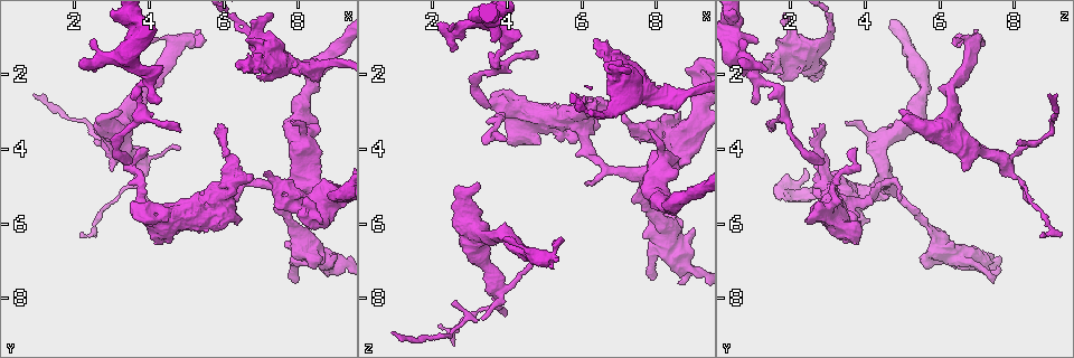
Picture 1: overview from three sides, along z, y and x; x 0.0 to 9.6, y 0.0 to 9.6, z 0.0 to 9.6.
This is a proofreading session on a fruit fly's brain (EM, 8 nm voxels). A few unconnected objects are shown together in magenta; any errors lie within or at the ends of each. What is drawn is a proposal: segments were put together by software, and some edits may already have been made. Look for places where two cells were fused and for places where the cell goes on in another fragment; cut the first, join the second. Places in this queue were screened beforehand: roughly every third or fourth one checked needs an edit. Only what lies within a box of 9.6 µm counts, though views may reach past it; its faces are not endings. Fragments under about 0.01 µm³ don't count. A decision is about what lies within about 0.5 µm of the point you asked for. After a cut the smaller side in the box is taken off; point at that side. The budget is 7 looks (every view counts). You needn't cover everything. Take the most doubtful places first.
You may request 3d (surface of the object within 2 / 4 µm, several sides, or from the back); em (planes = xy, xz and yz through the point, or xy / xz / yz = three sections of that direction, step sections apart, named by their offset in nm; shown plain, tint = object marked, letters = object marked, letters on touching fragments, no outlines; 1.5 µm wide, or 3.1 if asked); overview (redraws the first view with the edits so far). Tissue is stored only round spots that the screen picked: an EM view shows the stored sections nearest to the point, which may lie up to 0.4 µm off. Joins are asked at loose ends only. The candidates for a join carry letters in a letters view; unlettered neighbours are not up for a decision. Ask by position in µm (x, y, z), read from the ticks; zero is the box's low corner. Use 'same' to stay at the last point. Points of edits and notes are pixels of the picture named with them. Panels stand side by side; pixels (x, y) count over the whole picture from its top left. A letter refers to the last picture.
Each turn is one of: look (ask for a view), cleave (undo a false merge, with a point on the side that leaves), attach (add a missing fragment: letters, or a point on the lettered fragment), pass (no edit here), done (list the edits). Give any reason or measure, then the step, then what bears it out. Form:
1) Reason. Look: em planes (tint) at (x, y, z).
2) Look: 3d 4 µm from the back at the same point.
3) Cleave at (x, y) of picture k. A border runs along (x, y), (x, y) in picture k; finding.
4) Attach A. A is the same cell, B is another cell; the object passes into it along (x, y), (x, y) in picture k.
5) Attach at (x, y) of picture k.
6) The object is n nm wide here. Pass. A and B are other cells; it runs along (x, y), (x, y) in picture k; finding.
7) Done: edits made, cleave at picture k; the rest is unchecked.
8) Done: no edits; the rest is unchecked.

Branch stops here. Look: 3d 4 µm at (5.85, 3.30, 2.95).

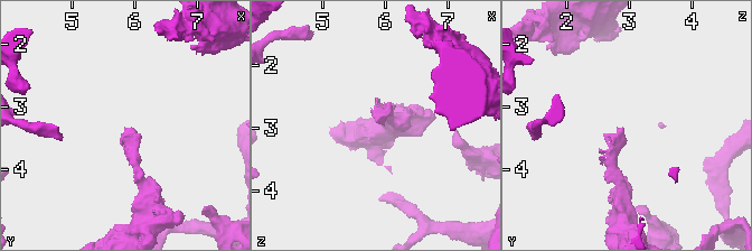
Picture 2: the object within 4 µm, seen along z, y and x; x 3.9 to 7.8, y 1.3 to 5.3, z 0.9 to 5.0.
Look: em planes (plain) at (5.85, 3.35, 2.95).

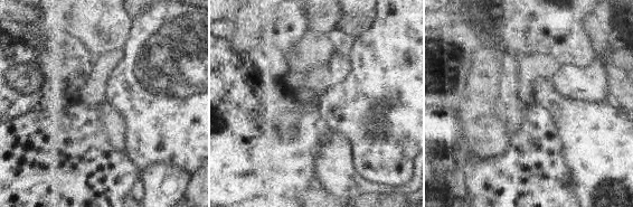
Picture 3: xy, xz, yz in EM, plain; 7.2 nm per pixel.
Look: em planes (letters) at the same point.

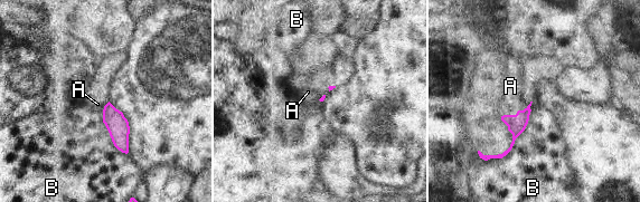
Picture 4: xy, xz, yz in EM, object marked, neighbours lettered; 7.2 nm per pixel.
Attach A. A is the same cell, B is another cell; the object passes into it along (517, 123), (525, 108), (510, 86) in picture 4; the cell continues.

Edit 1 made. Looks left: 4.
Branch stops here. Look: em planes (letters) at (2.55, 3.80, 8.15).

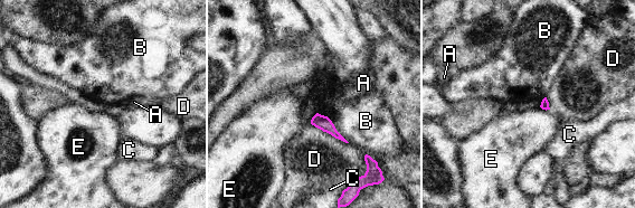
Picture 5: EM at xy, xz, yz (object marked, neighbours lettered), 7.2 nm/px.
Pass. A, B, C, D and E are other cells; none of them fits.

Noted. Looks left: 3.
Stops while still wide. Look: 3d 4 µm at (5.45, 1.05, 6.35).

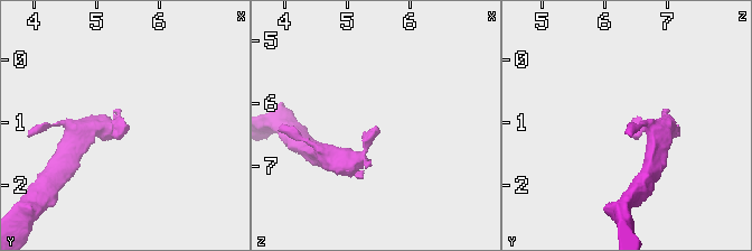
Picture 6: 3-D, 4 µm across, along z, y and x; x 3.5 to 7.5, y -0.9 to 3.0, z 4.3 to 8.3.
Look: em planes (letters) at (5.50, 1.00, 6.35).

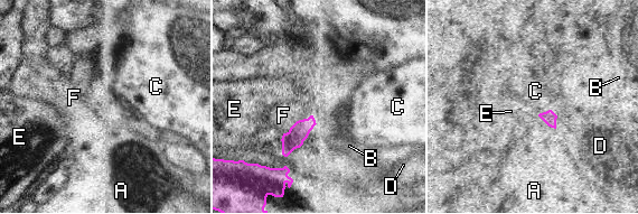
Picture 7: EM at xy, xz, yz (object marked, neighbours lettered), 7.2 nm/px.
Pass. A, B, C, D, E and F are other cells; a border runs along (550, 109), (538, 114) in picture 7; no lettered fragment goes on from it.

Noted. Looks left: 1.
Done: edits made, attach at picture 4; the rest is unchecked.

